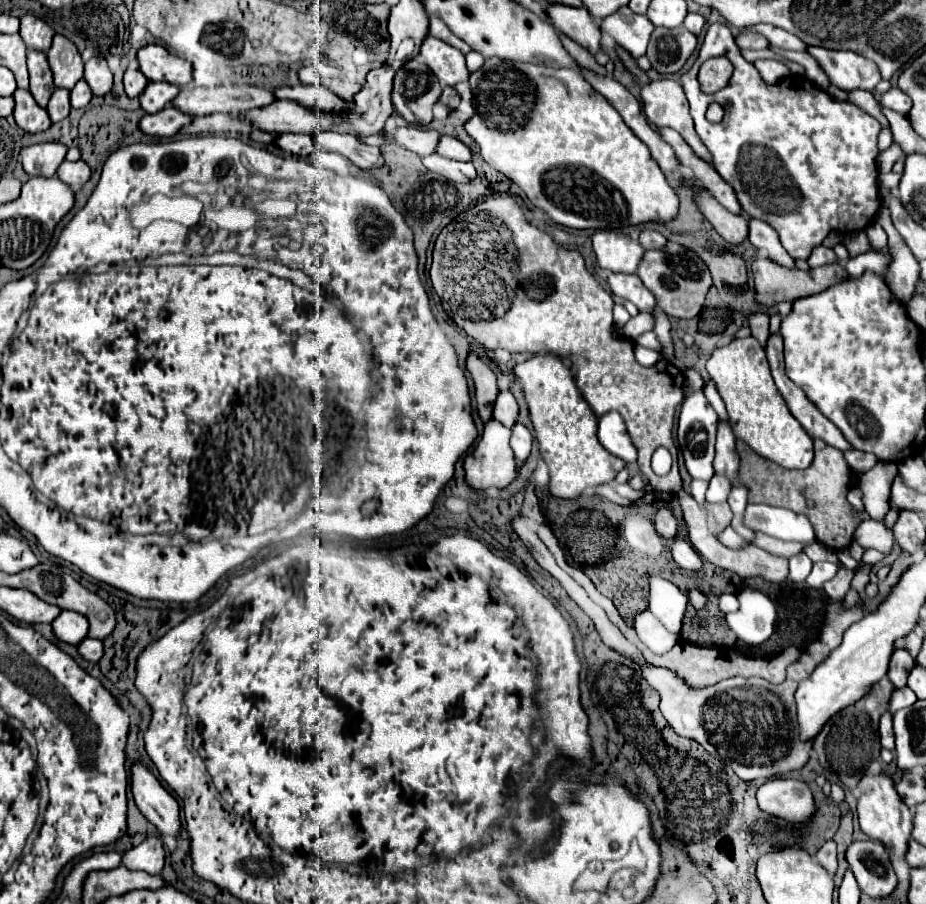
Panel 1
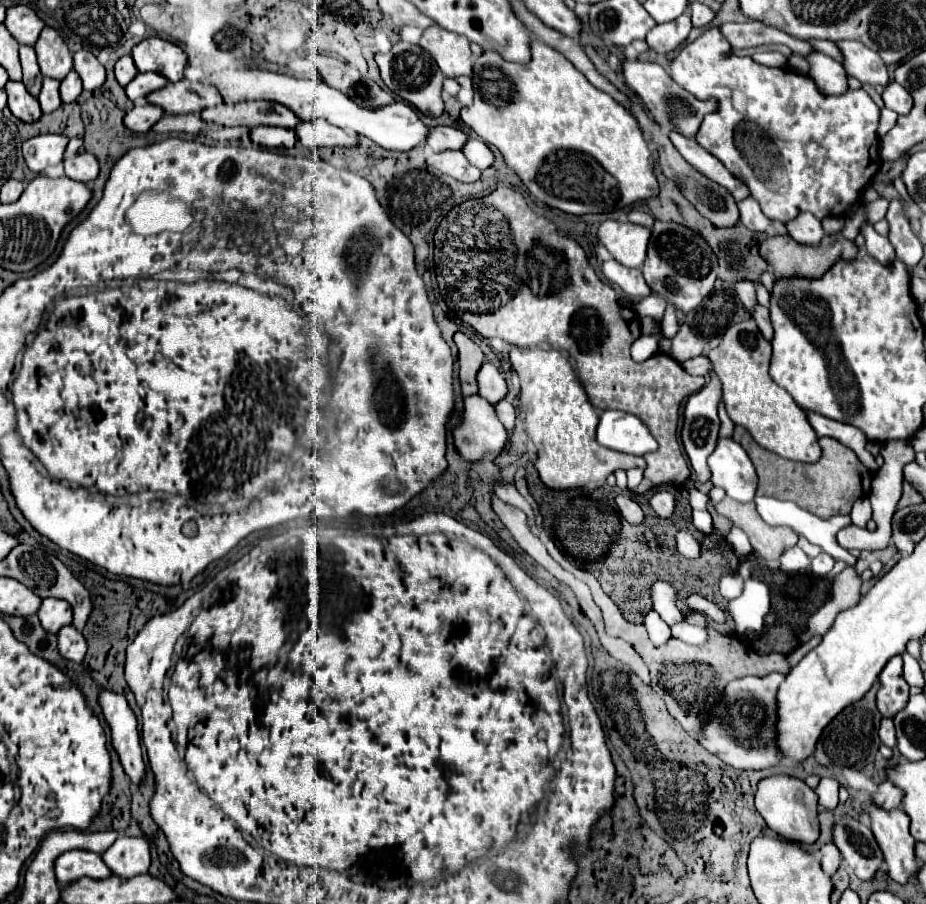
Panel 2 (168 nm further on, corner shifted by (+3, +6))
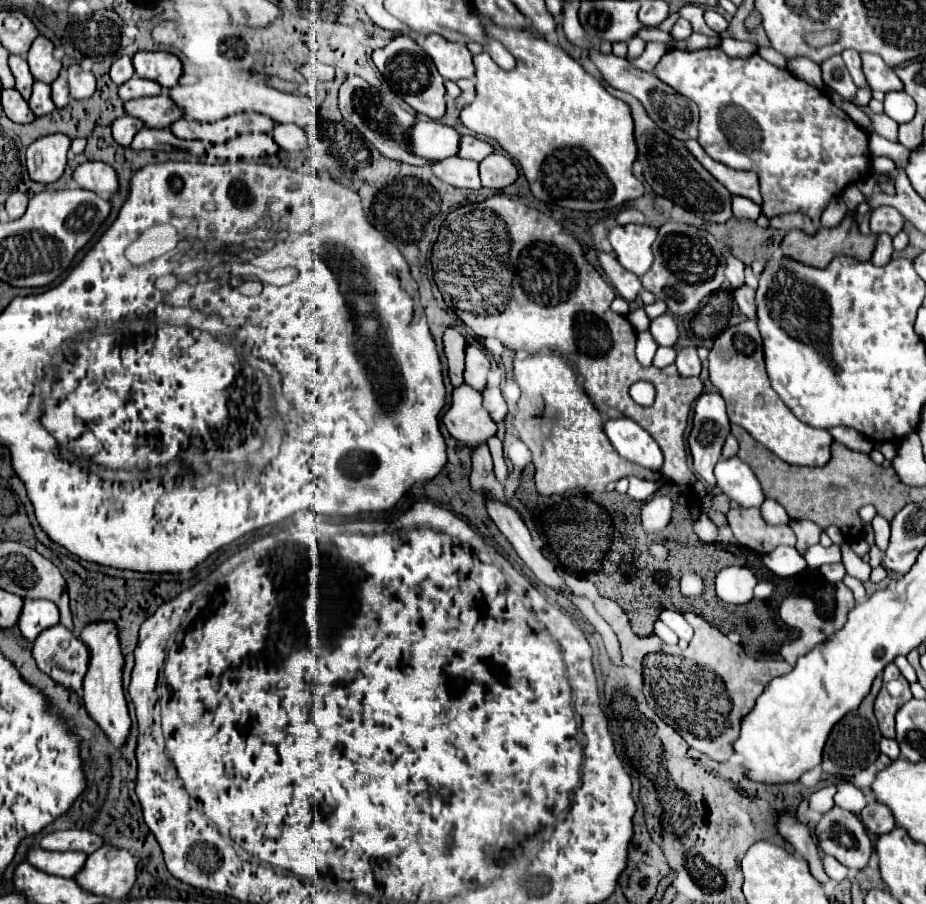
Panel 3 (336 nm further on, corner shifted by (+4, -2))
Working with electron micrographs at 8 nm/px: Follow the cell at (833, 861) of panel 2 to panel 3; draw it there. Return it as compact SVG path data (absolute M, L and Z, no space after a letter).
M829 855L823 859L823 869L829 875L829 879L833 879L835 883L841 883L849 875L849 869L843 867L835 857L829 857Z

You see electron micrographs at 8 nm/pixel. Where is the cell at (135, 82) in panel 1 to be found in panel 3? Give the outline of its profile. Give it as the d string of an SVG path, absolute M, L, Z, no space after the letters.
M119 57L111 67L111 79L117 85L127 83L133 75L135 75L135 69L133 69L133 63L131 63L131 57Z

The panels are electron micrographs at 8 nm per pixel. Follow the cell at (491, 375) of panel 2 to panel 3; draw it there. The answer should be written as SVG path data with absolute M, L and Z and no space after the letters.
M469 345L465 359L465 383L475 391L483 393L483 389L487 387L487 373L489 373L489 359L477 345Z

